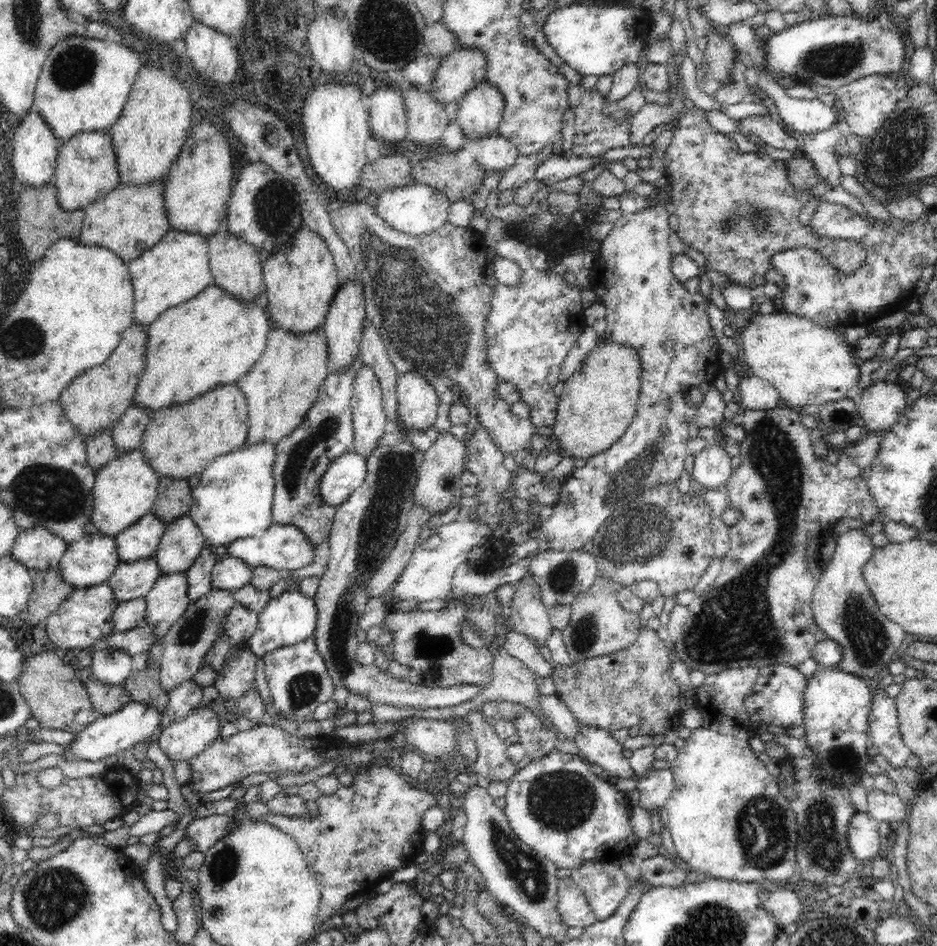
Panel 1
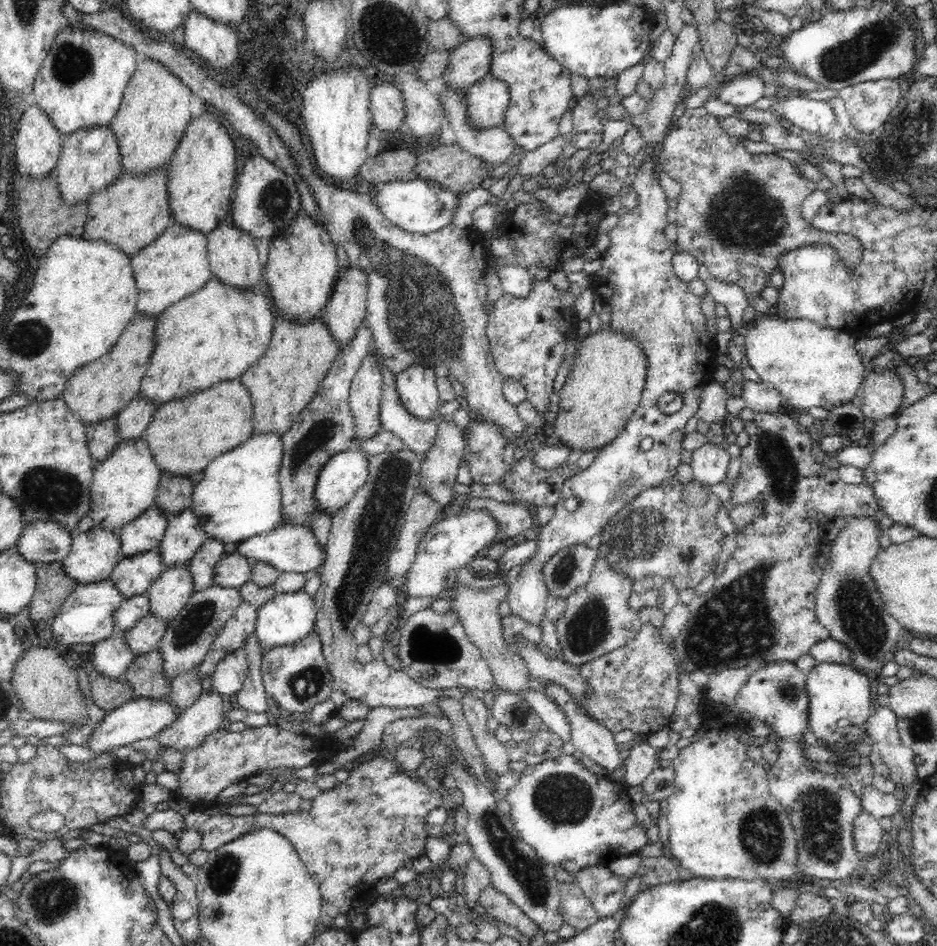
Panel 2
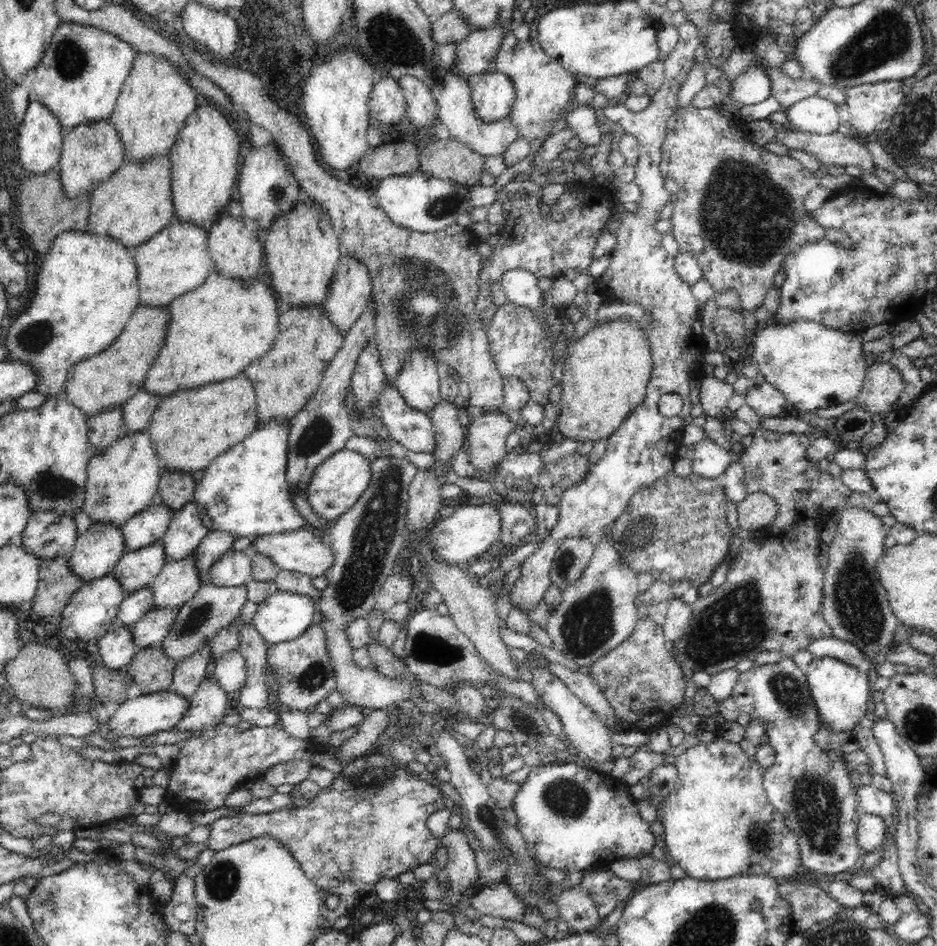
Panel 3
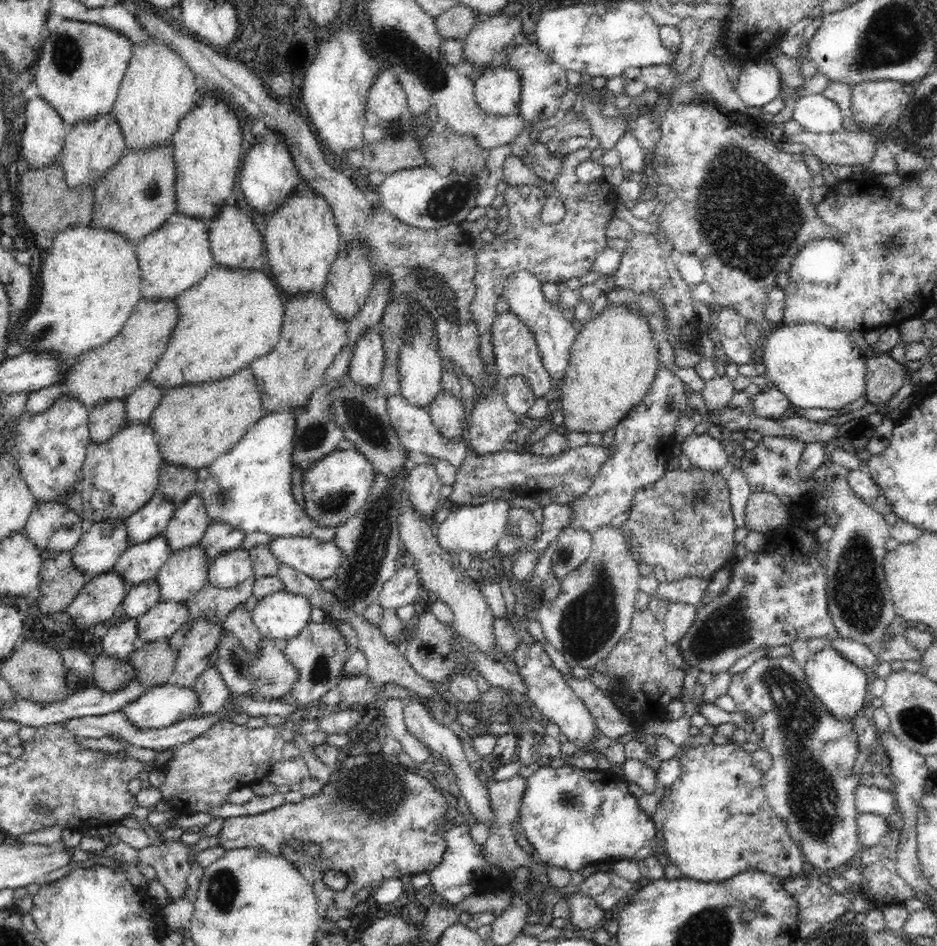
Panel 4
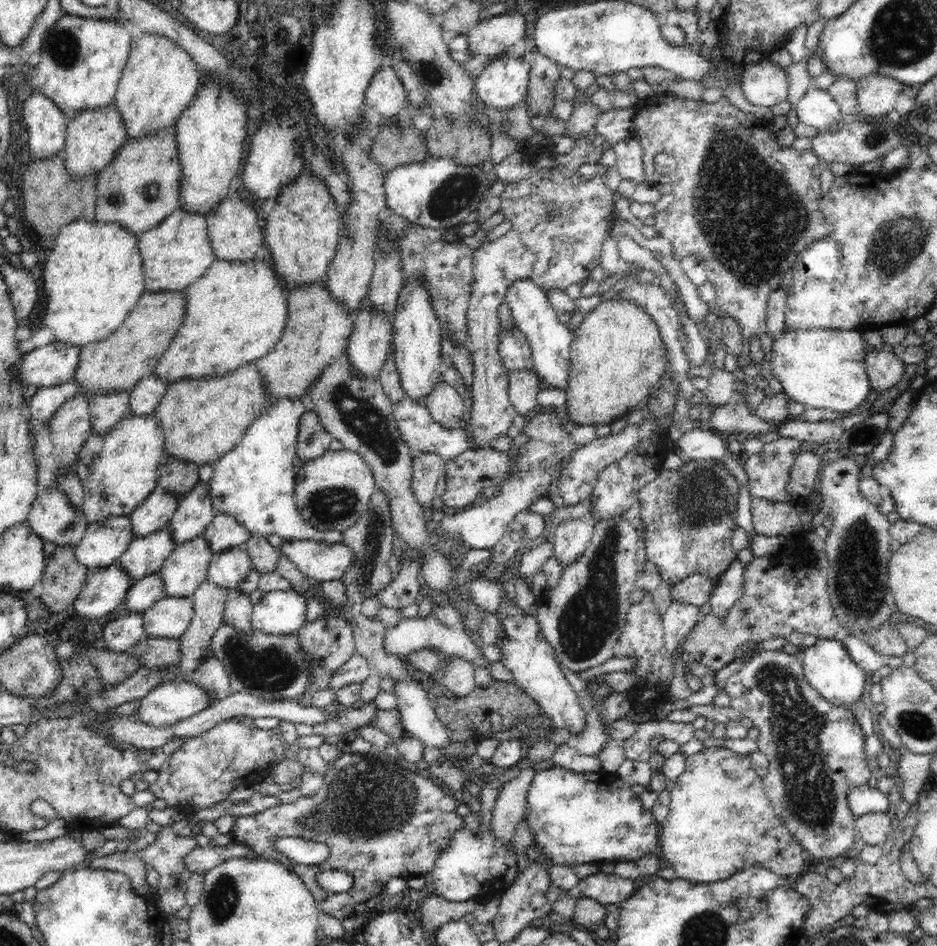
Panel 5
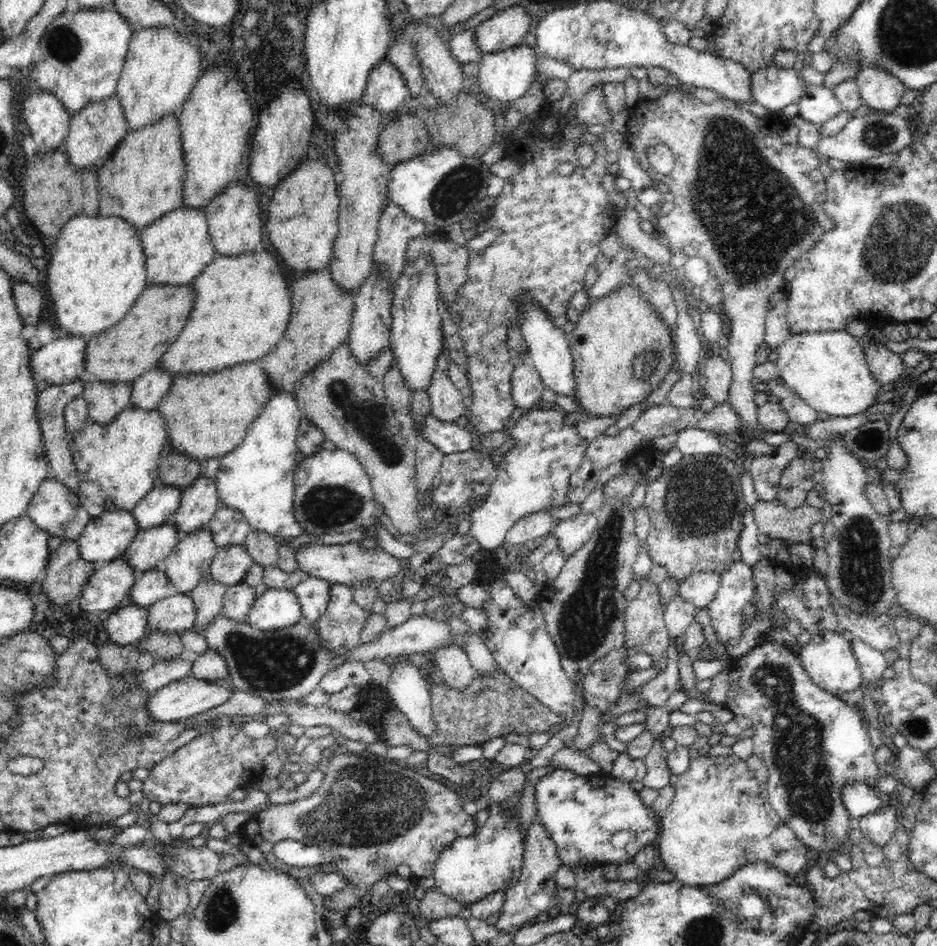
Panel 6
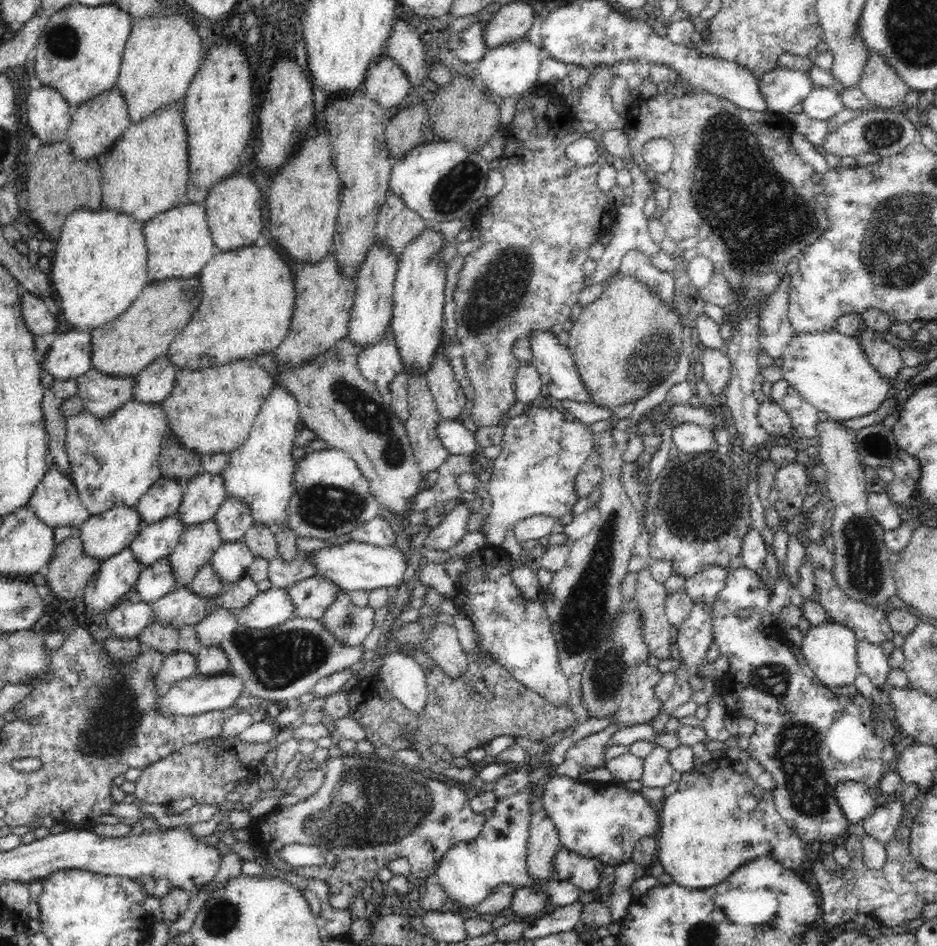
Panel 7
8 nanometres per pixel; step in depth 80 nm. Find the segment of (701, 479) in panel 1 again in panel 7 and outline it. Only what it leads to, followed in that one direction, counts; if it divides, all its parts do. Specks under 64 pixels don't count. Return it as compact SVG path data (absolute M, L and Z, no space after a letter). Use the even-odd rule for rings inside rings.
M692 423L674 427L672 438L672 445L682 454L712 453L722 450L716 442L714 431Z

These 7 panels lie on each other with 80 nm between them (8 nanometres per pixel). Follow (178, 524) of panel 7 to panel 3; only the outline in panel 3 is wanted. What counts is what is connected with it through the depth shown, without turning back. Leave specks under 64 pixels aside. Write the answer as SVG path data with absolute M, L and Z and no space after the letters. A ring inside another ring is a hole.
M158 541L138 550L127 550L111 574L122 585L124 593L129 594L151 584L166 562L165 548Z

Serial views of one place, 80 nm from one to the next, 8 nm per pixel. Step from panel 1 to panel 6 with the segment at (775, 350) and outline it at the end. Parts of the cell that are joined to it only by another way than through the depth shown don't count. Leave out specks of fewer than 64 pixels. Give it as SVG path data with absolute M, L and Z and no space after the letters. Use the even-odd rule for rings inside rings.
M846 329L791 333L777 346L779 377L808 406L817 412L826 412L829 418L860 414L875 403L881 387L869 371L864 340Z

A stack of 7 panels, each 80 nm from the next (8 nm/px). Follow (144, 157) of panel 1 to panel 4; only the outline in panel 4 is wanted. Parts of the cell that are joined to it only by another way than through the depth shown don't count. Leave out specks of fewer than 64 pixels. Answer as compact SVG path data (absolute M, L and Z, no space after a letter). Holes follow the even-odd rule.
M148 40L143 44L134 44L132 58L121 82L118 96L111 114L120 125L130 151L144 151L152 147L160 147L173 143L173 137L178 128L178 122L194 108L200 89L195 83L193 70L182 60L180 54L174 52L161 41Z

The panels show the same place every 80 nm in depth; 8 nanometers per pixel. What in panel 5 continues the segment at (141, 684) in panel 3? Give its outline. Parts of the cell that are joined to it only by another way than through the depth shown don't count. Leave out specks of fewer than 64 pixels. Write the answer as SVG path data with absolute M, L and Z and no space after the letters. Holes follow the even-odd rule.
M144 637L127 652L138 658L140 667L146 669L166 669L182 660L180 638Z

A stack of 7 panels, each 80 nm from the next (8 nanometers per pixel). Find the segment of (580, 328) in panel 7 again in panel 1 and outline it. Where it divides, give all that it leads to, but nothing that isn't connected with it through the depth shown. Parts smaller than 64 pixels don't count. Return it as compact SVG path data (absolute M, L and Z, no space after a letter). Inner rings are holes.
M599 338L599 345L564 384L557 418L550 430L552 443L572 458L596 456L608 450L634 419L641 389L641 362L637 350Z

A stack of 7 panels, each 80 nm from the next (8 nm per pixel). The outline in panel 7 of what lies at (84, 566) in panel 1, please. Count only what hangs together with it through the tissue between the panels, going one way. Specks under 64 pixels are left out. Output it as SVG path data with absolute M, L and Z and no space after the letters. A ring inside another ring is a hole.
M114 506L90 516L80 528L84 554L102 561L112 558L130 546L142 524L134 506Z

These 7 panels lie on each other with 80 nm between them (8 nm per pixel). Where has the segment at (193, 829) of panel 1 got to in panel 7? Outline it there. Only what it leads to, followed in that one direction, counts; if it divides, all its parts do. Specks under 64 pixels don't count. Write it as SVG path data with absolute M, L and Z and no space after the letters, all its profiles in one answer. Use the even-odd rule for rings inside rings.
M336 756L328 758L323 765L326 776L322 786L307 799L291 806L278 806L273 811L254 818L250 843L264 851L264 860L278 870L300 874L308 880L318 880L330 887L328 896L335 910L348 910L352 897L360 895L362 889L371 886L378 870L384 868L390 860L407 858L412 874L418 878L433 878L439 860L455 844L476 838L486 818L471 809L469 796L472 788L450 786L422 776L418 769L401 763L388 763L379 758L354 758L354 756ZM285 844L304 844L328 849L335 854L335 865L328 867L293 867L280 858L278 851Z

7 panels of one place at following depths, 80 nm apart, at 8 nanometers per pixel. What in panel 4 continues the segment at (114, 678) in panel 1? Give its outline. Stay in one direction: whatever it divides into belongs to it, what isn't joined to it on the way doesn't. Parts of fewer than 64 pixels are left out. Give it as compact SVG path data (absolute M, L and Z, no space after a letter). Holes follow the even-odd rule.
M115 619L108 624L108 634L102 638L104 655L118 661L129 661L129 655L135 652L138 644L138 622L134 619Z

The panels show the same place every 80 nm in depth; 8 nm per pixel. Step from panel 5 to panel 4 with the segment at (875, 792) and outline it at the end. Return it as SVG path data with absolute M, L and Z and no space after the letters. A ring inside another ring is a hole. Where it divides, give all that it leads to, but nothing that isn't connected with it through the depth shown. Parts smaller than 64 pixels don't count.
M875 784L858 786L854 799L856 799L856 810L862 814L888 818L895 810L894 796L885 790L880 790Z

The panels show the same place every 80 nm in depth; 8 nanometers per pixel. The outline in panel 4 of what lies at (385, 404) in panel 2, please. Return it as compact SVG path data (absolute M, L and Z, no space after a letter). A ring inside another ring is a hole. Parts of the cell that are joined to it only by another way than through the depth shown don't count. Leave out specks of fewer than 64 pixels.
M400 393L387 396L387 411L399 441L406 451L421 452L422 454L448 460L456 468L462 466L462 462L466 460L471 452L466 444L465 436L460 436L456 440L446 440L434 427L428 407L412 406Z

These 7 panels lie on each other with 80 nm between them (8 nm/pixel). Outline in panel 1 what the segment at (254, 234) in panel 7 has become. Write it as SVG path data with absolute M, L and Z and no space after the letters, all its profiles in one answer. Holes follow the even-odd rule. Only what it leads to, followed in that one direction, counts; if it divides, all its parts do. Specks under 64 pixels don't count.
M216 232L207 237L209 246L209 267L214 285L234 298L250 302L262 292L263 264L258 251L239 236L229 232Z

